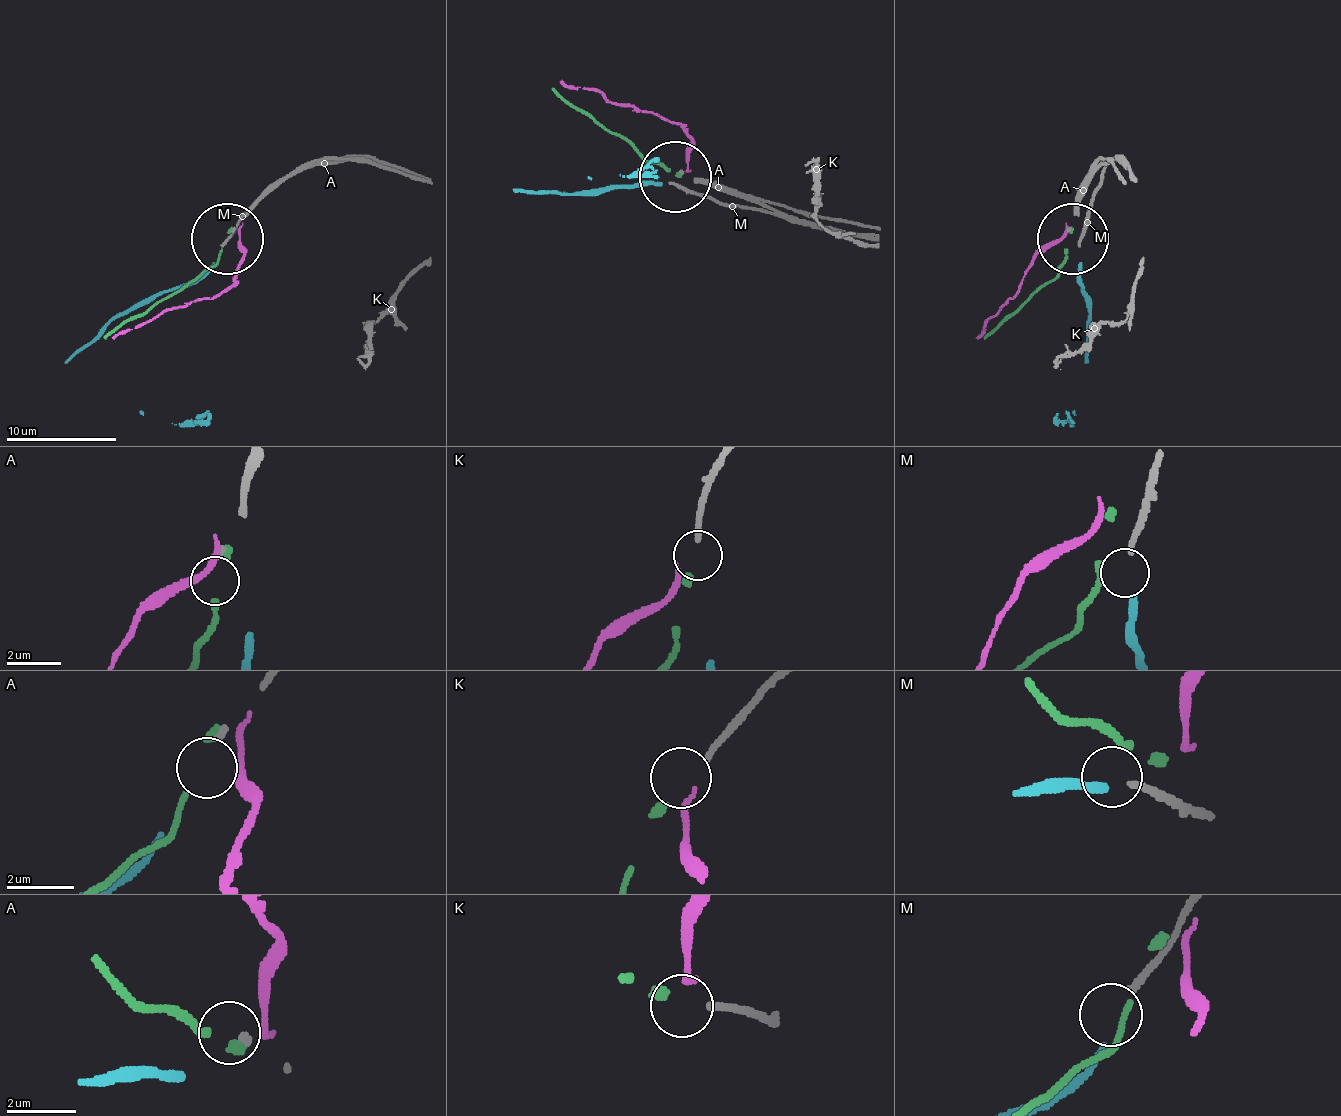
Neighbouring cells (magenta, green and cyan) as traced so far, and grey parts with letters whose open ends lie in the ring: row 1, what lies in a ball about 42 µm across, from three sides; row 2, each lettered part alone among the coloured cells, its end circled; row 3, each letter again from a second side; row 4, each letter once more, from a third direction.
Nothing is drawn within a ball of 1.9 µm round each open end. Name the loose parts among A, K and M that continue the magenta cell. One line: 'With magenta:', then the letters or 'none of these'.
With magenta: none of these

